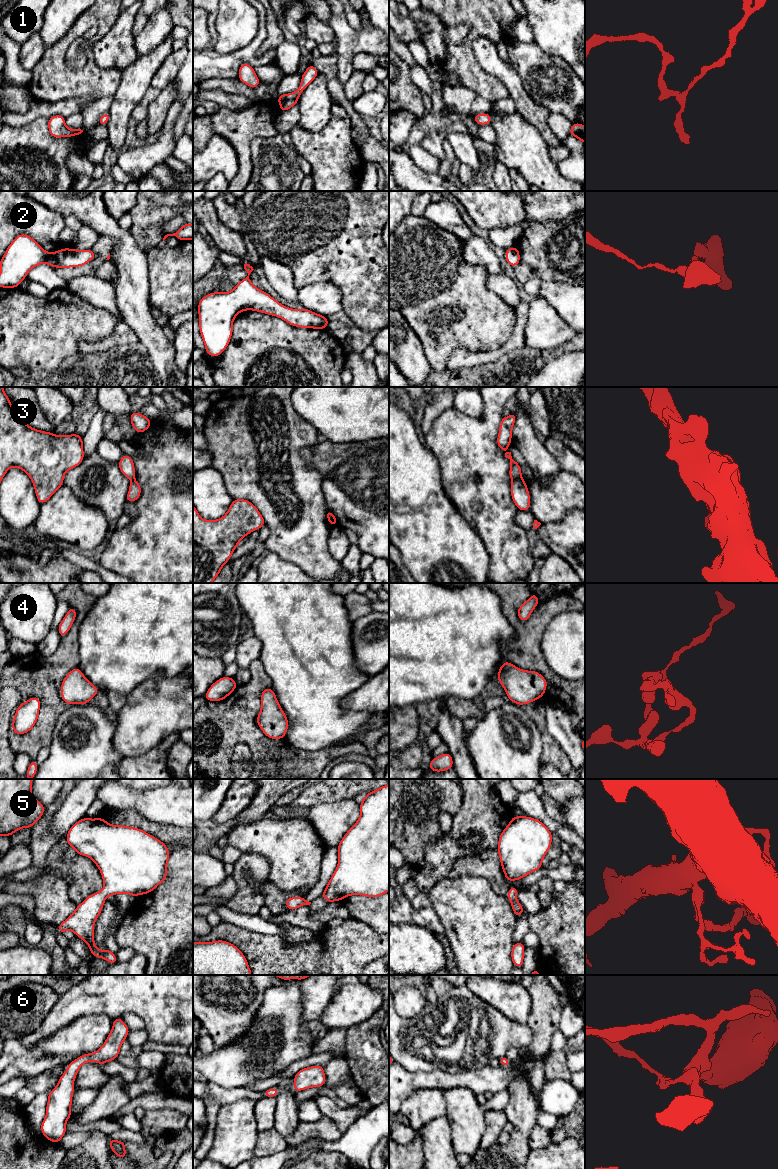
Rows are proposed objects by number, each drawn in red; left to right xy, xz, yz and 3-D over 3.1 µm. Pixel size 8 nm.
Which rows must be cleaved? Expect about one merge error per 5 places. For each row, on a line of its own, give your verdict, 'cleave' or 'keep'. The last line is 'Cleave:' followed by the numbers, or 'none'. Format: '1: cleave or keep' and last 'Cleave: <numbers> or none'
1: keep
2: keep
3: cleave
4: keep
5: keep
6: keep
Cleave: 3

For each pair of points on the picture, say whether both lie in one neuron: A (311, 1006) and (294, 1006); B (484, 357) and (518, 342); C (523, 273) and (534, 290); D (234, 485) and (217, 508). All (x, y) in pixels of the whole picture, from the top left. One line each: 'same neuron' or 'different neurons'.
A: different neurons
B: same neuron
C: different neurons
D: different neurons

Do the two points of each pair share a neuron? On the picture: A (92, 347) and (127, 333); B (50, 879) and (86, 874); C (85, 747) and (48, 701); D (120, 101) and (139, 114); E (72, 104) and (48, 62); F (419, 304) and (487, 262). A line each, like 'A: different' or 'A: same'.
A: same
B: different
C: different
D: different
E: different
F: different

